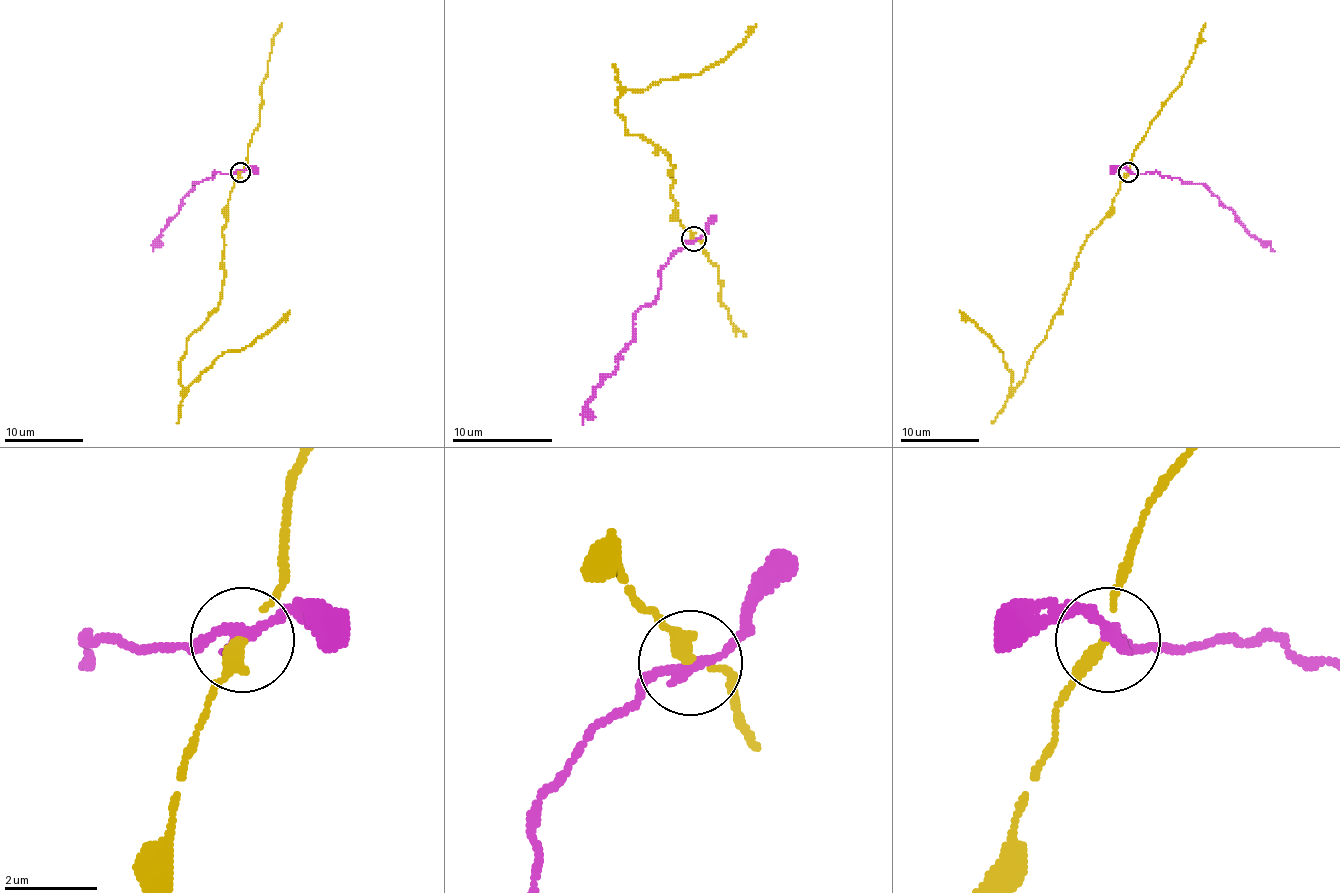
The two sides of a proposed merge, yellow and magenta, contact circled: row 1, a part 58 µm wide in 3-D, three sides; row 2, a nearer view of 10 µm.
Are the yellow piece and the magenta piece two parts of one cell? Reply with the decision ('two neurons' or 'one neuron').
two neurons

